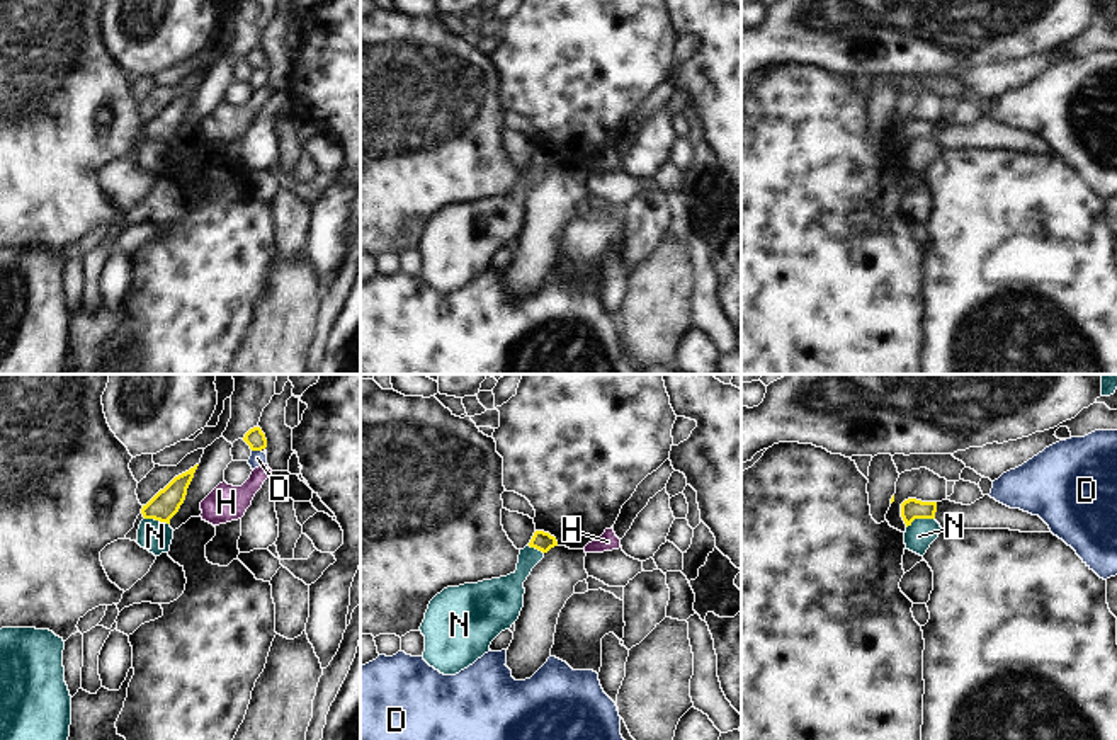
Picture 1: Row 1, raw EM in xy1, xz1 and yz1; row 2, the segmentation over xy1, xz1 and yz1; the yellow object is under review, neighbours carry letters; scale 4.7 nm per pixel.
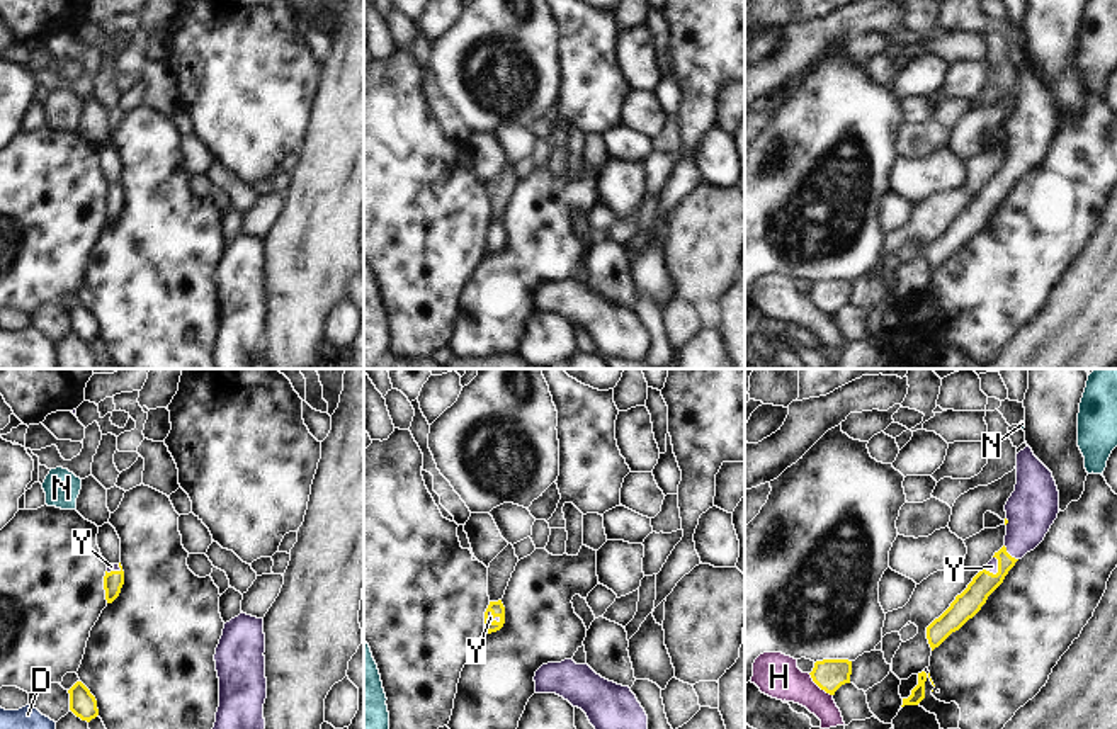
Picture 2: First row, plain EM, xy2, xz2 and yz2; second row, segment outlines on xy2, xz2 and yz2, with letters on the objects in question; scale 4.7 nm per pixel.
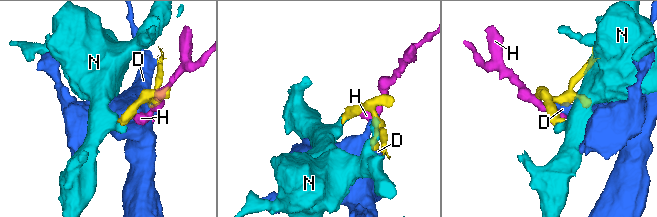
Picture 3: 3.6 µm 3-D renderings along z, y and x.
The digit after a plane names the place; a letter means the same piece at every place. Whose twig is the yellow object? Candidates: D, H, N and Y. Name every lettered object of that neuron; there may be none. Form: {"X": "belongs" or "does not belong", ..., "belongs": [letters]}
{"D": "does not belong", "H": "does not belong", "N": "does not belong", "Y": "belongs", "belongs": ["Y"]}

